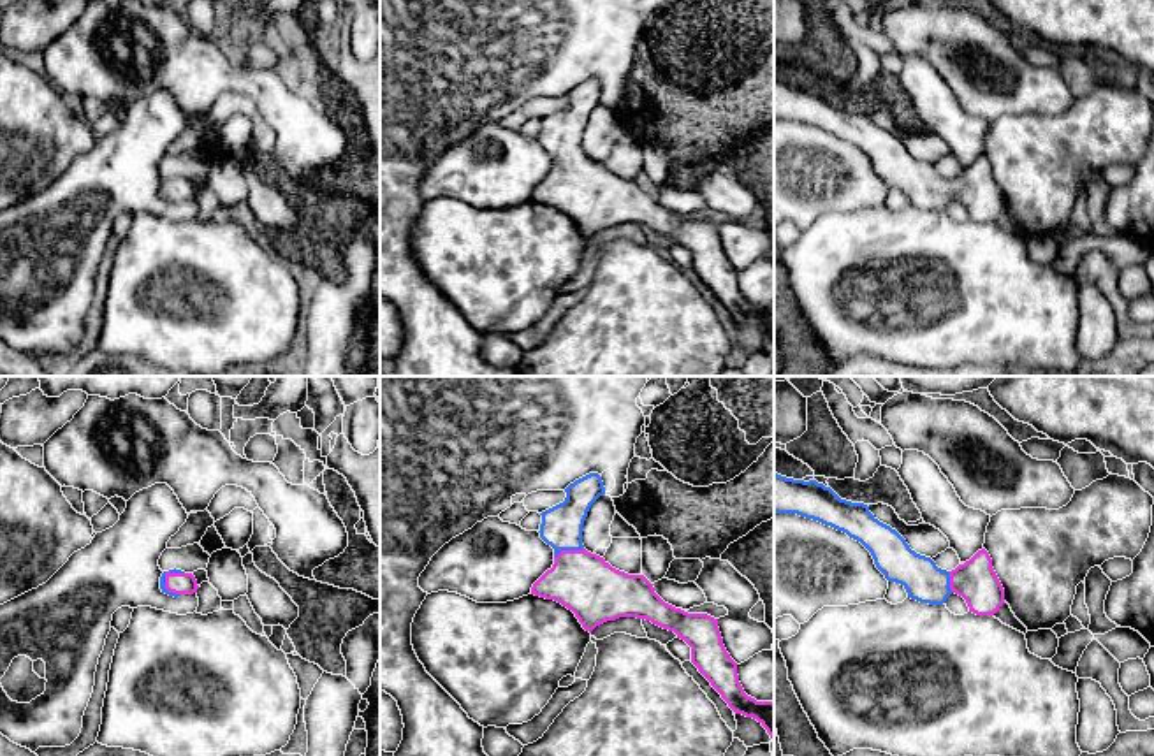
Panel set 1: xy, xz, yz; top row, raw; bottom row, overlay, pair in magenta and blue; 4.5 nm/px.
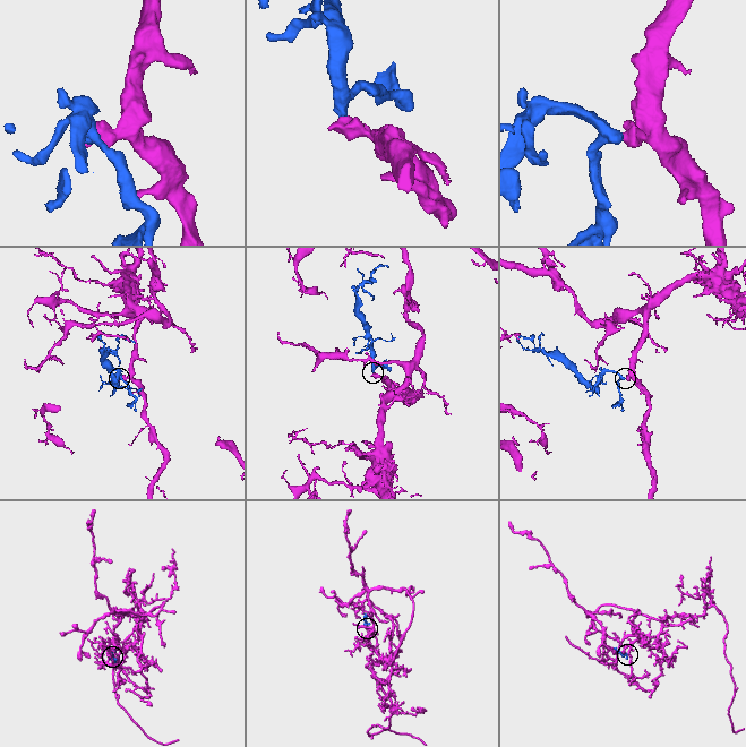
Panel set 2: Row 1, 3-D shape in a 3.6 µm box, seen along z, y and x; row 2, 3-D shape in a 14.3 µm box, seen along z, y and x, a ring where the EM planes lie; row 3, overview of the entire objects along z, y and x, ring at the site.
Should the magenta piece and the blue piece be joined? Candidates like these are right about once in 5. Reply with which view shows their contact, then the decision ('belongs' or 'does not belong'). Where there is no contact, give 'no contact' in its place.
xz | belongs

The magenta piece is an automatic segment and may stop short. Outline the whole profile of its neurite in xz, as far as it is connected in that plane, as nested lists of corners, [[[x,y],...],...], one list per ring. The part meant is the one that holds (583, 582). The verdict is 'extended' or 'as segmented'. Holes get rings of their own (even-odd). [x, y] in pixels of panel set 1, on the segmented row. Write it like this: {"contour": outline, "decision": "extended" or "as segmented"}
{"contour": [[[589,473],[566,489],[563,503],[542,512],[540,538],[554,549],[554,564],[531,587],[531,594],[554,600],[572,610],[586,631],[616,621],[619,617],[637,617],[674,631],[677,638],[691,647],[691,663],[721,694],[735,714],[756,719],[774,738],[774,701],[756,701],[748,696],[739,682],[737,663],[723,645],[718,619],[707,614],[688,614],[665,603],[653,584],[644,575],[628,575],[612,568],[603,557],[591,554],[582,545],[582,526],[591,505],[605,494],[602,476]]], "decision": "extended"}

